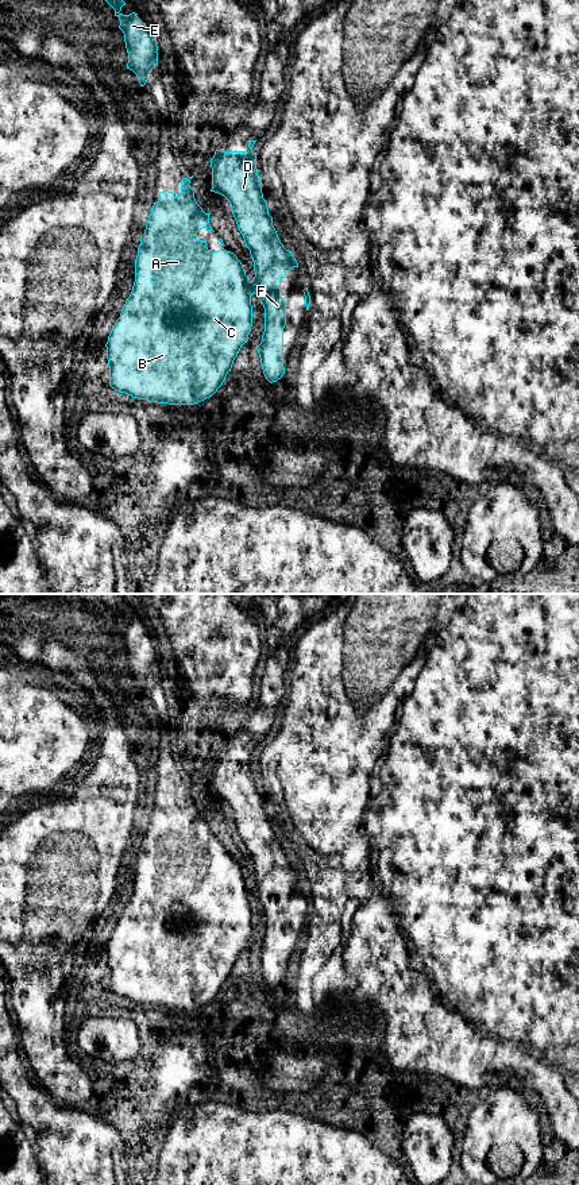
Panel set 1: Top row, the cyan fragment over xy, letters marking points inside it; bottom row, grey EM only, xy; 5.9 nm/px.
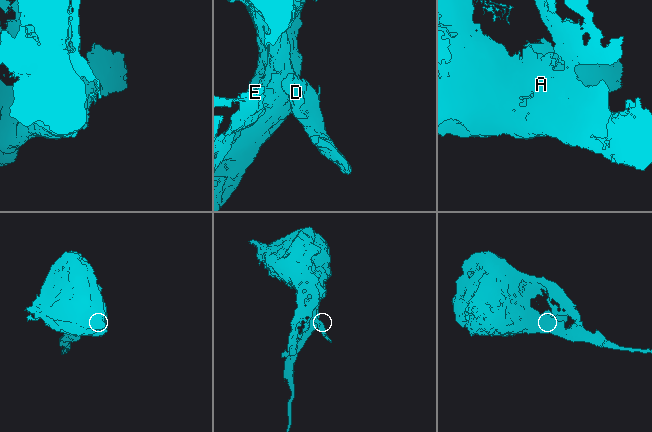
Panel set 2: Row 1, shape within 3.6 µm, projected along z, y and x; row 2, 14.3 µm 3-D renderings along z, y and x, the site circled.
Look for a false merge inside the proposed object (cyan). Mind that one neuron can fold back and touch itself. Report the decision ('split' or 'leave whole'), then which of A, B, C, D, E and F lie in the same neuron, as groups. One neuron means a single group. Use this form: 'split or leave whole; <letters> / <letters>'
split; A B C E / D F

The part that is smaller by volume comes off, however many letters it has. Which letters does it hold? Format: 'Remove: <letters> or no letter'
Remove: D, F

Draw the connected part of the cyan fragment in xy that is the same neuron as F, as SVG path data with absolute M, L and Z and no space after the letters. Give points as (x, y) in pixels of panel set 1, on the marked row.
M248 142L248 151L215 151L211 159L211 192L219 193L229 201L232 215L254 262L255 277L252 279L252 290L265 308L265 332L256 350L263 374L273 383L285 374L283 328L286 325L286 301L281 298L281 281L289 274L290 269L298 267L298 263L292 251L286 250L281 243L273 225L273 217L269 215L267 201L262 193L263 185L258 175L256 154L252 151L255 142Z

